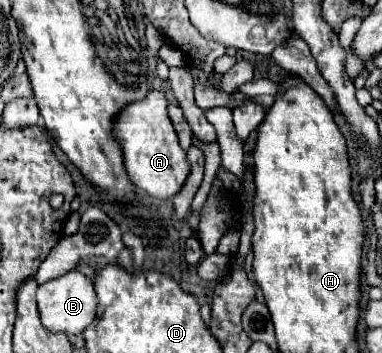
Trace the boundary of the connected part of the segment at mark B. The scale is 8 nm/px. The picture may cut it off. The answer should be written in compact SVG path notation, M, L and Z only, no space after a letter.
M71 270L59 278L53 278L53 280L47 280L45 284L41 284L37 288L37 304L39 304L41 322L49 332L79 334L97 316L97 296L95 296L93 282L79 270Z

